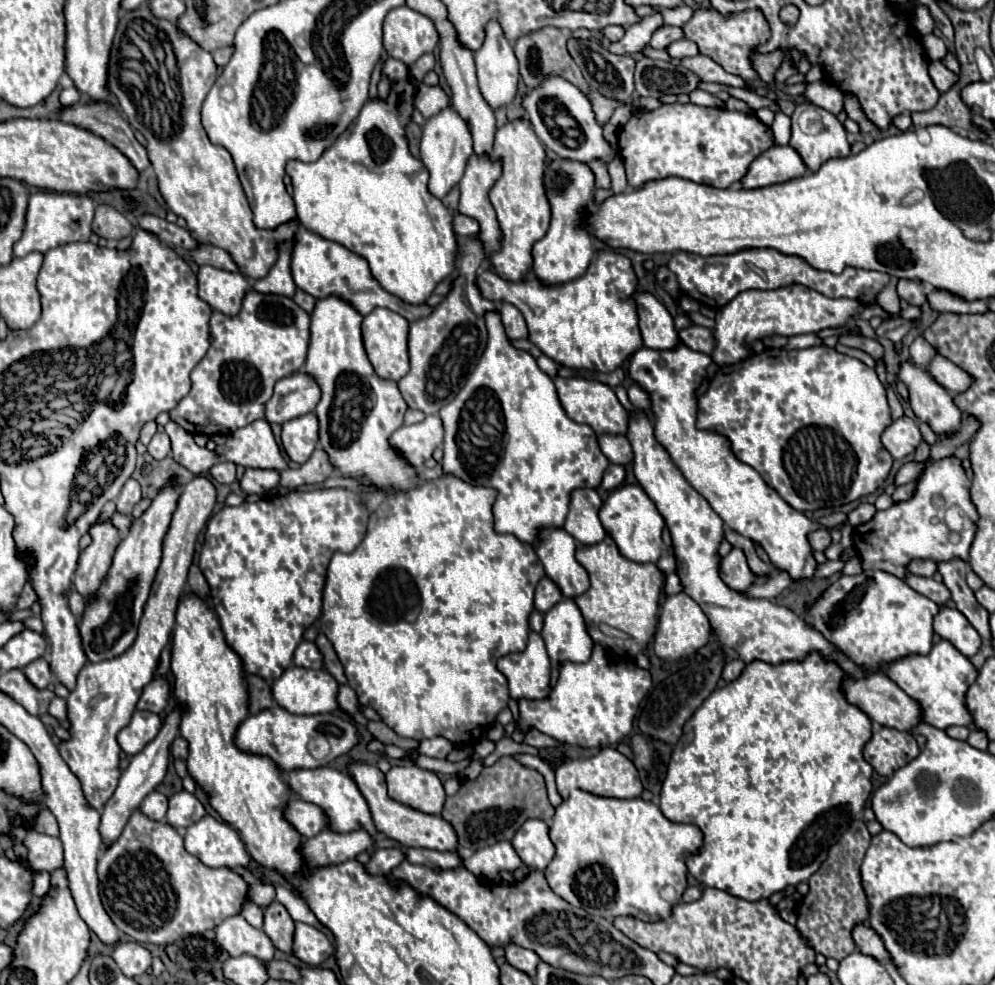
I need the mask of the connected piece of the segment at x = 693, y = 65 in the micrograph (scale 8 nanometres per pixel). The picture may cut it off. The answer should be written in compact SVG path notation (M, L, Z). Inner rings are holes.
M698 54L694 58L684 58L682 66L688 68L690 72L696 72L696 76L704 82L718 82L734 88L748 88L748 84L740 76L732 76L730 72L724 72L724 68L720 68L720 64L716 64L708 56Z

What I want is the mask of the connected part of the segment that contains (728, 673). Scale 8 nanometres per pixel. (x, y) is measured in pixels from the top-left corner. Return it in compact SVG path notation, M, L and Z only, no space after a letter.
M740 658L726 662L726 666L724 666L724 670L722 670L722 678L724 678L726 682L736 680L736 678L740 676L740 672L744 670L744 666L746 666L746 664L744 664L744 660L740 660Z

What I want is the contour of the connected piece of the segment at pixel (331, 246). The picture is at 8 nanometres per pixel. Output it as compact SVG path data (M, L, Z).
M300 226L298 232L296 232L296 236L294 236L292 256L290 256L290 270L292 270L294 282L296 282L296 286L300 290L308 292L316 300L322 300L322 298L328 298L328 296L338 296L340 300L352 304L362 316L366 316L368 312L372 312L376 306L384 306L384 308L390 308L390 310L398 312L408 322L416 322L416 320L420 320L424 316L430 316L432 310L434 310L428 304L418 304L418 306L404 304L400 298L396 298L390 292L386 292L372 278L368 262L362 256L358 256L356 252L344 248L338 242L324 240L322 236L306 230L304 226Z

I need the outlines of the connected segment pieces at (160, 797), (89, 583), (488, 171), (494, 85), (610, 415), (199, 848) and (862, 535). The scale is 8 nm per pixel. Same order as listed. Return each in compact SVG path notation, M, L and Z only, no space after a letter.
M150 792L150 794L142 800L142 804L140 804L138 810L140 810L144 816L148 816L150 820L162 822L164 816L166 816L166 810L168 810L168 798L166 798L164 794L160 794L160 792Z
M110 520L94 522L88 534L92 536L92 542L80 552L78 568L72 582L84 602L92 602L94 592L106 580L112 566L114 550L120 544L120 532L116 526L112 526Z
M470 156L466 174L460 180L460 206L458 212L474 218L480 226L478 240L484 244L486 256L500 248L500 226L496 224L496 212L488 200L488 190L500 176L500 162L492 162L488 156Z
M490 20L486 26L486 40L482 44L480 50L474 52L474 62L476 62L476 70L478 70L478 84L480 84L480 92L484 96L484 100L488 102L488 106L492 110L502 108L506 104L510 104L516 96L518 90L518 60L514 56L514 48L512 44L504 38L504 32L500 28L500 24L496 20Z
M554 378L560 402L566 414L580 424L588 424L598 436L600 434L626 434L628 430L628 414L618 402L614 390L606 384L584 380L584 378Z
M204 816L186 830L184 848L210 868L234 868L250 864L250 856L238 832L212 816Z
M956 456L932 462L922 476L918 478L916 490L912 498L904 502L894 502L888 510L878 510L872 520L866 524L860 524L852 532L854 550L862 560L864 570L884 570L898 578L906 578L908 564L916 558L922 560L934 560L934 562L946 562L952 558L968 560L968 550L974 540L976 528L958 532L960 540L952 544L948 540L950 530L944 526L944 510L958 504L972 520L978 520L978 512L970 500L970 480L966 476L966 470L962 468L962 462Z

